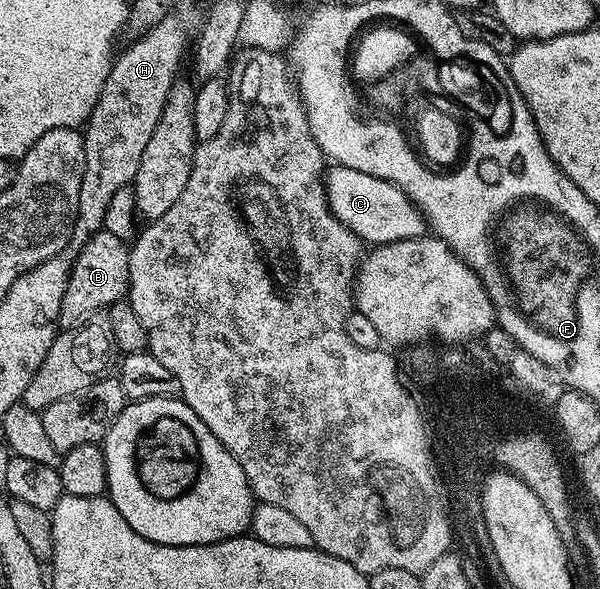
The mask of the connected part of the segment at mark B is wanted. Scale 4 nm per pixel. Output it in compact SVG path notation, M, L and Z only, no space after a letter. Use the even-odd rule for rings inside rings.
M105 227L99 233L90 236L86 246L79 251L77 259L74 260L68 285L60 303L58 324L62 329L73 329L83 324L89 318L86 317L89 313L94 313L97 309L109 310L111 305L115 305L127 296L130 287L129 258L130 251L127 242L109 233Z

